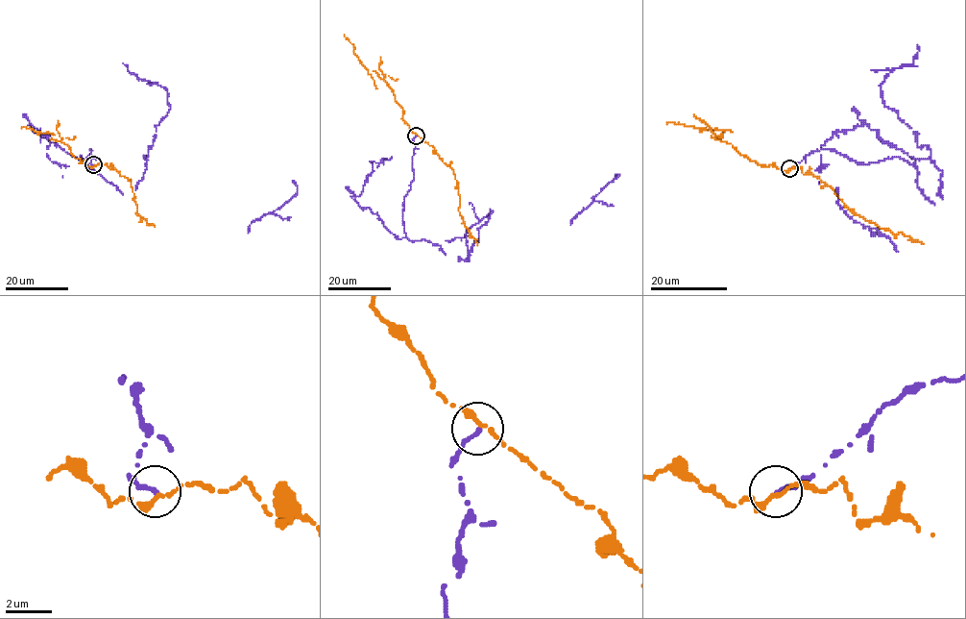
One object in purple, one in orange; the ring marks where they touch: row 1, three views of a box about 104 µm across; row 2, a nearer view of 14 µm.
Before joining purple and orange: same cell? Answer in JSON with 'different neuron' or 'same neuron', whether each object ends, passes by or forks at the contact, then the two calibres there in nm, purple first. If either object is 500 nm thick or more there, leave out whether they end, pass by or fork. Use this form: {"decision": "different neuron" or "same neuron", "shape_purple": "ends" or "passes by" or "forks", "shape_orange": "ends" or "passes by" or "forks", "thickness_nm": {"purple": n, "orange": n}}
{"decision": "different neuron", "shape_purple": "ends", "shape_orange": "passes by", "thickness_nm": {"purple": 220, "orange": 220}}

